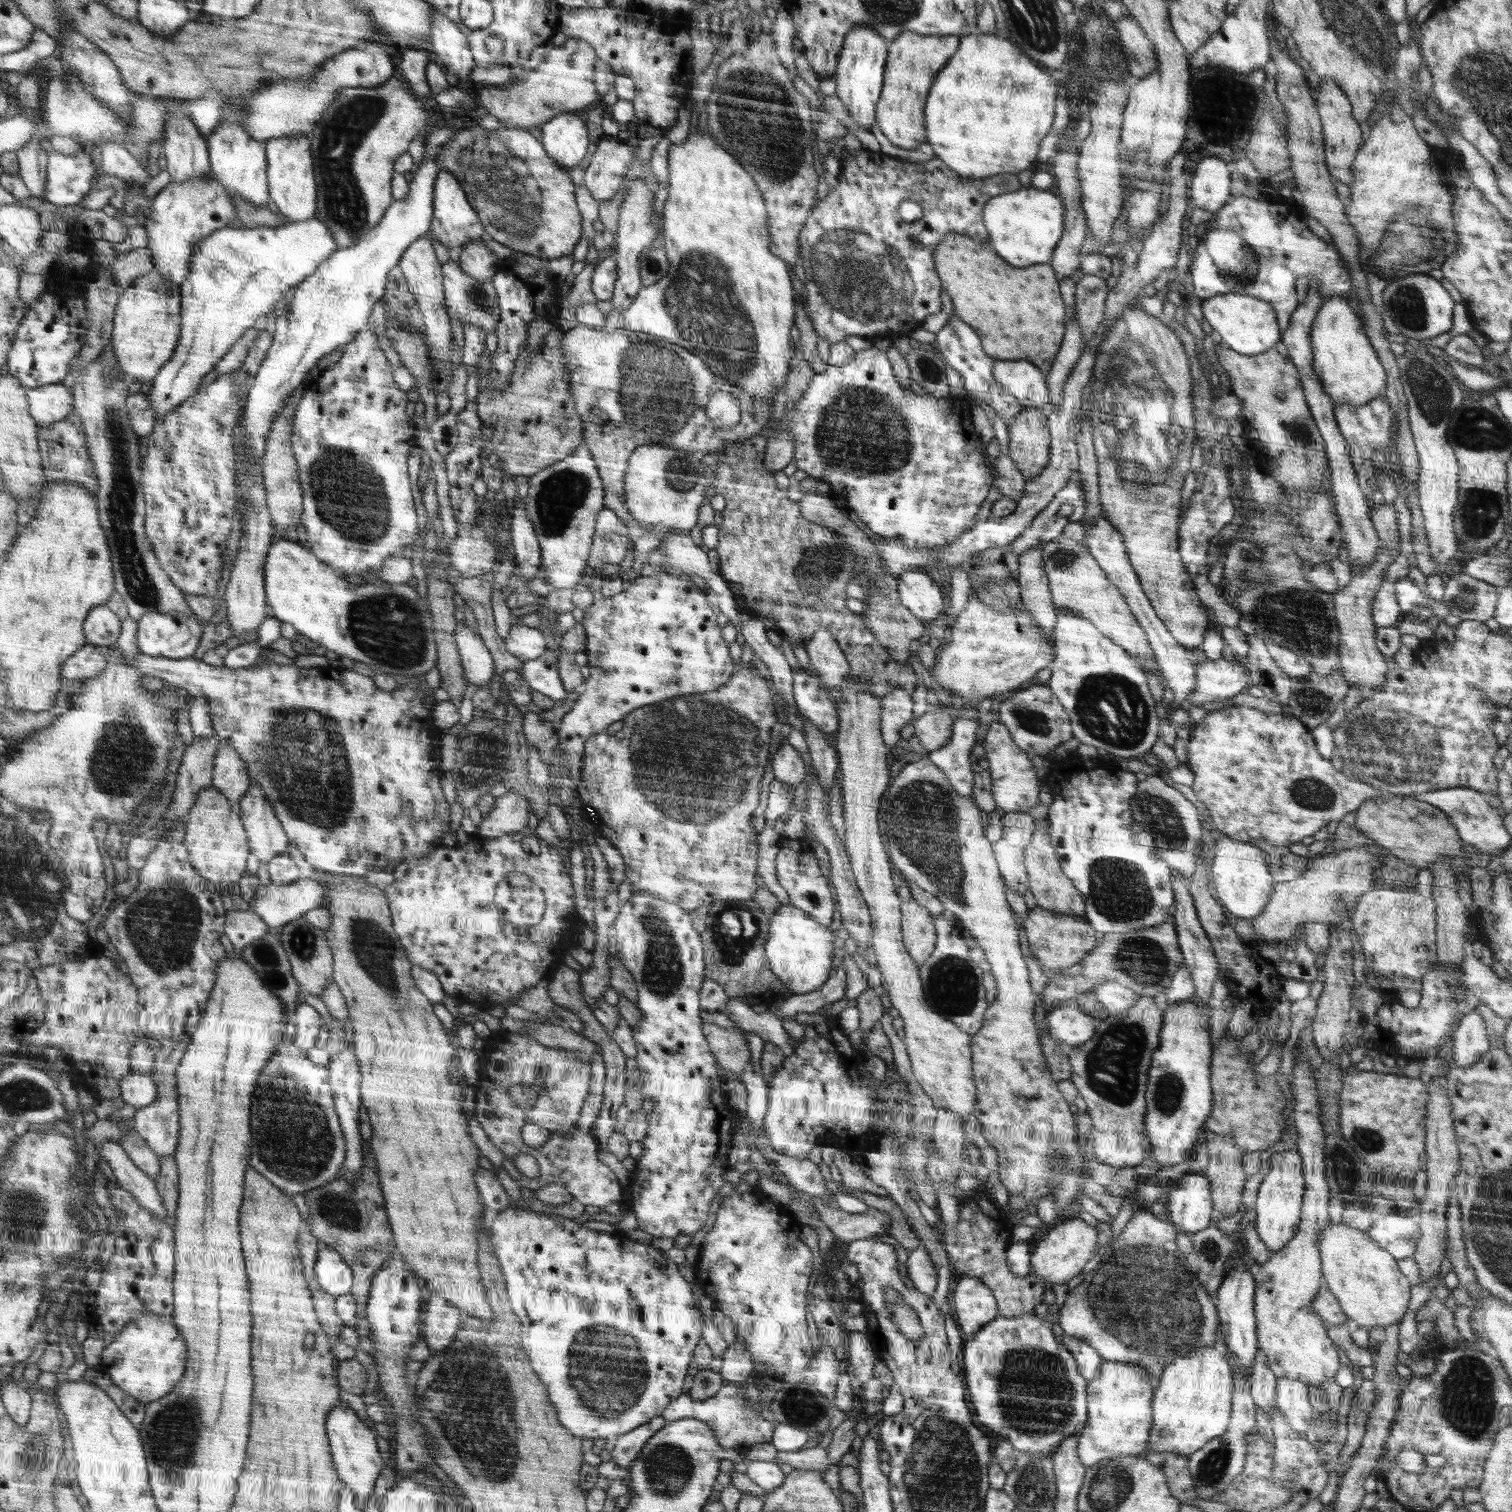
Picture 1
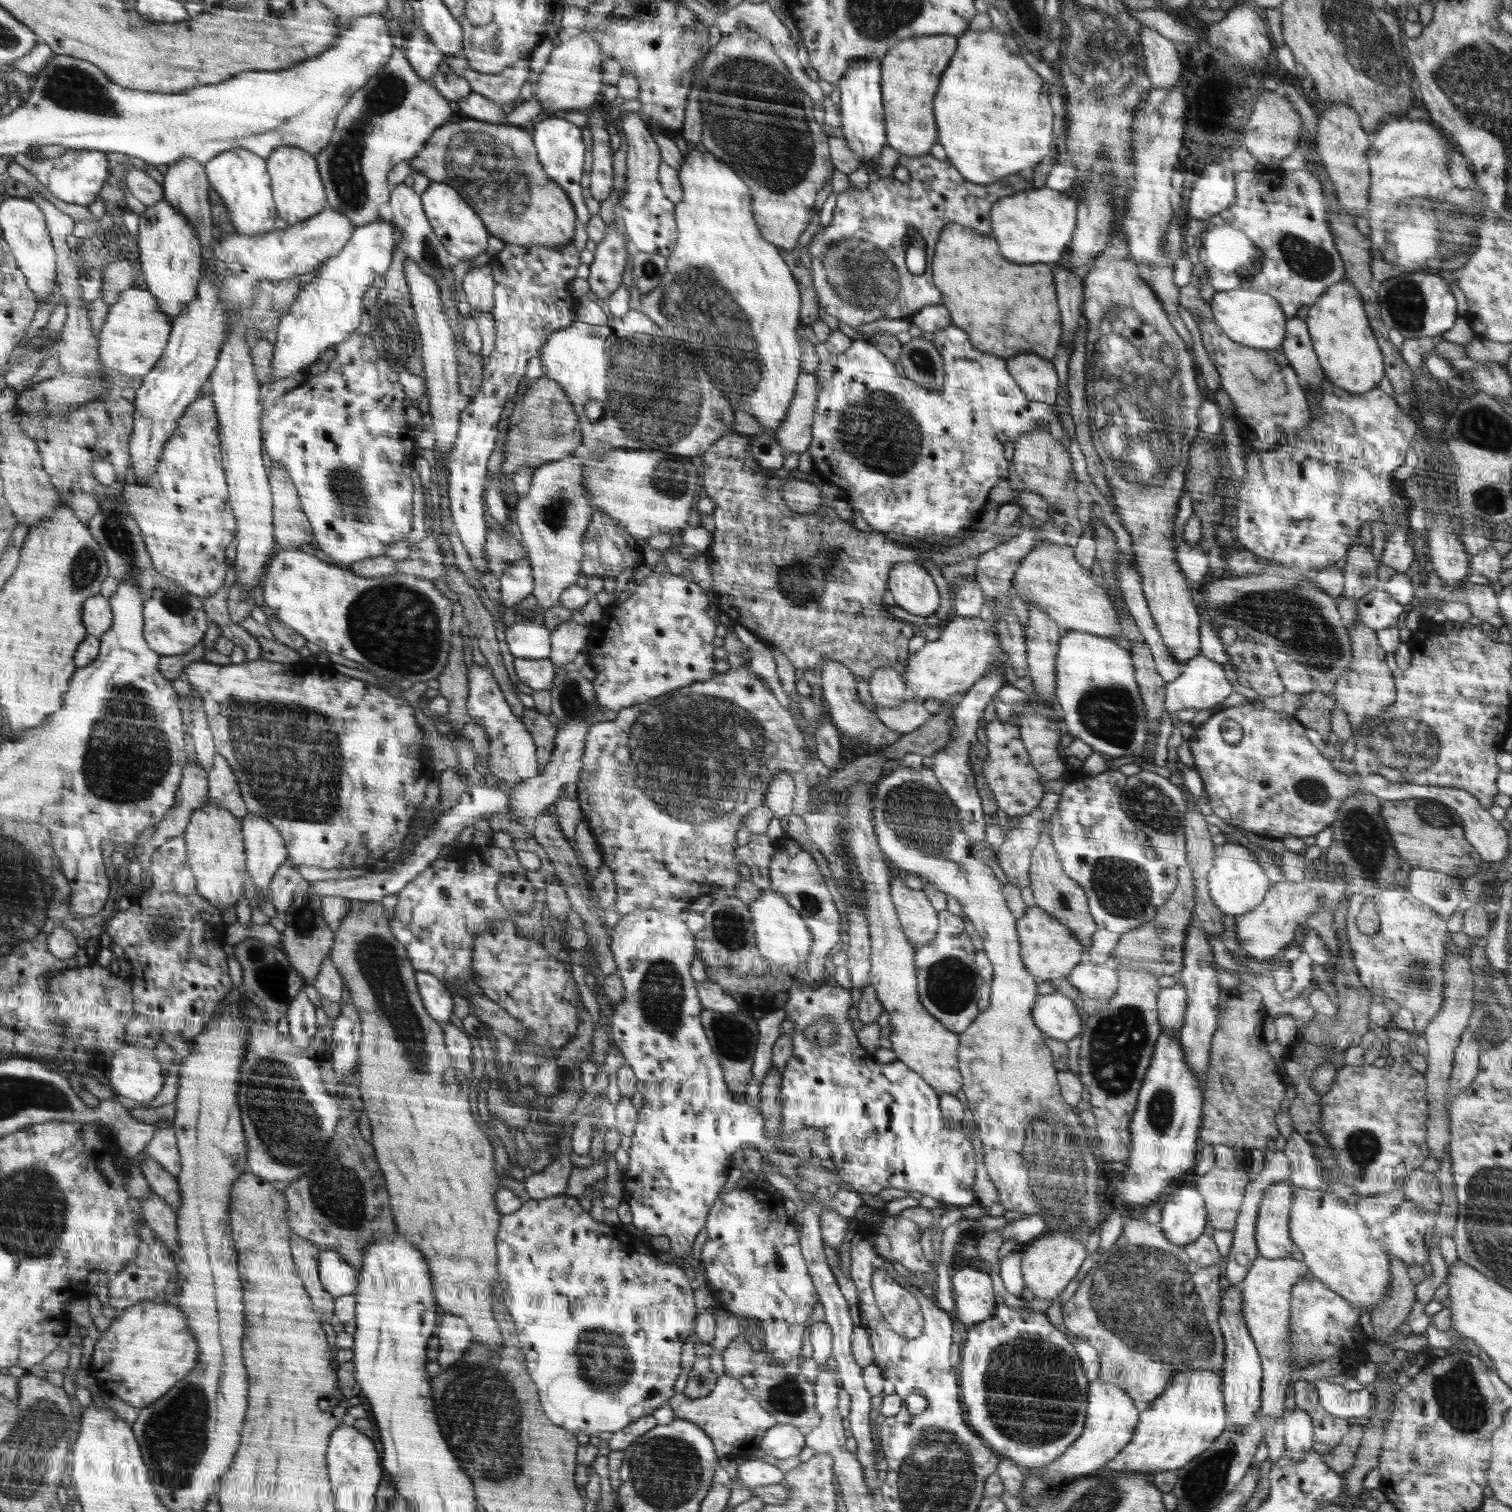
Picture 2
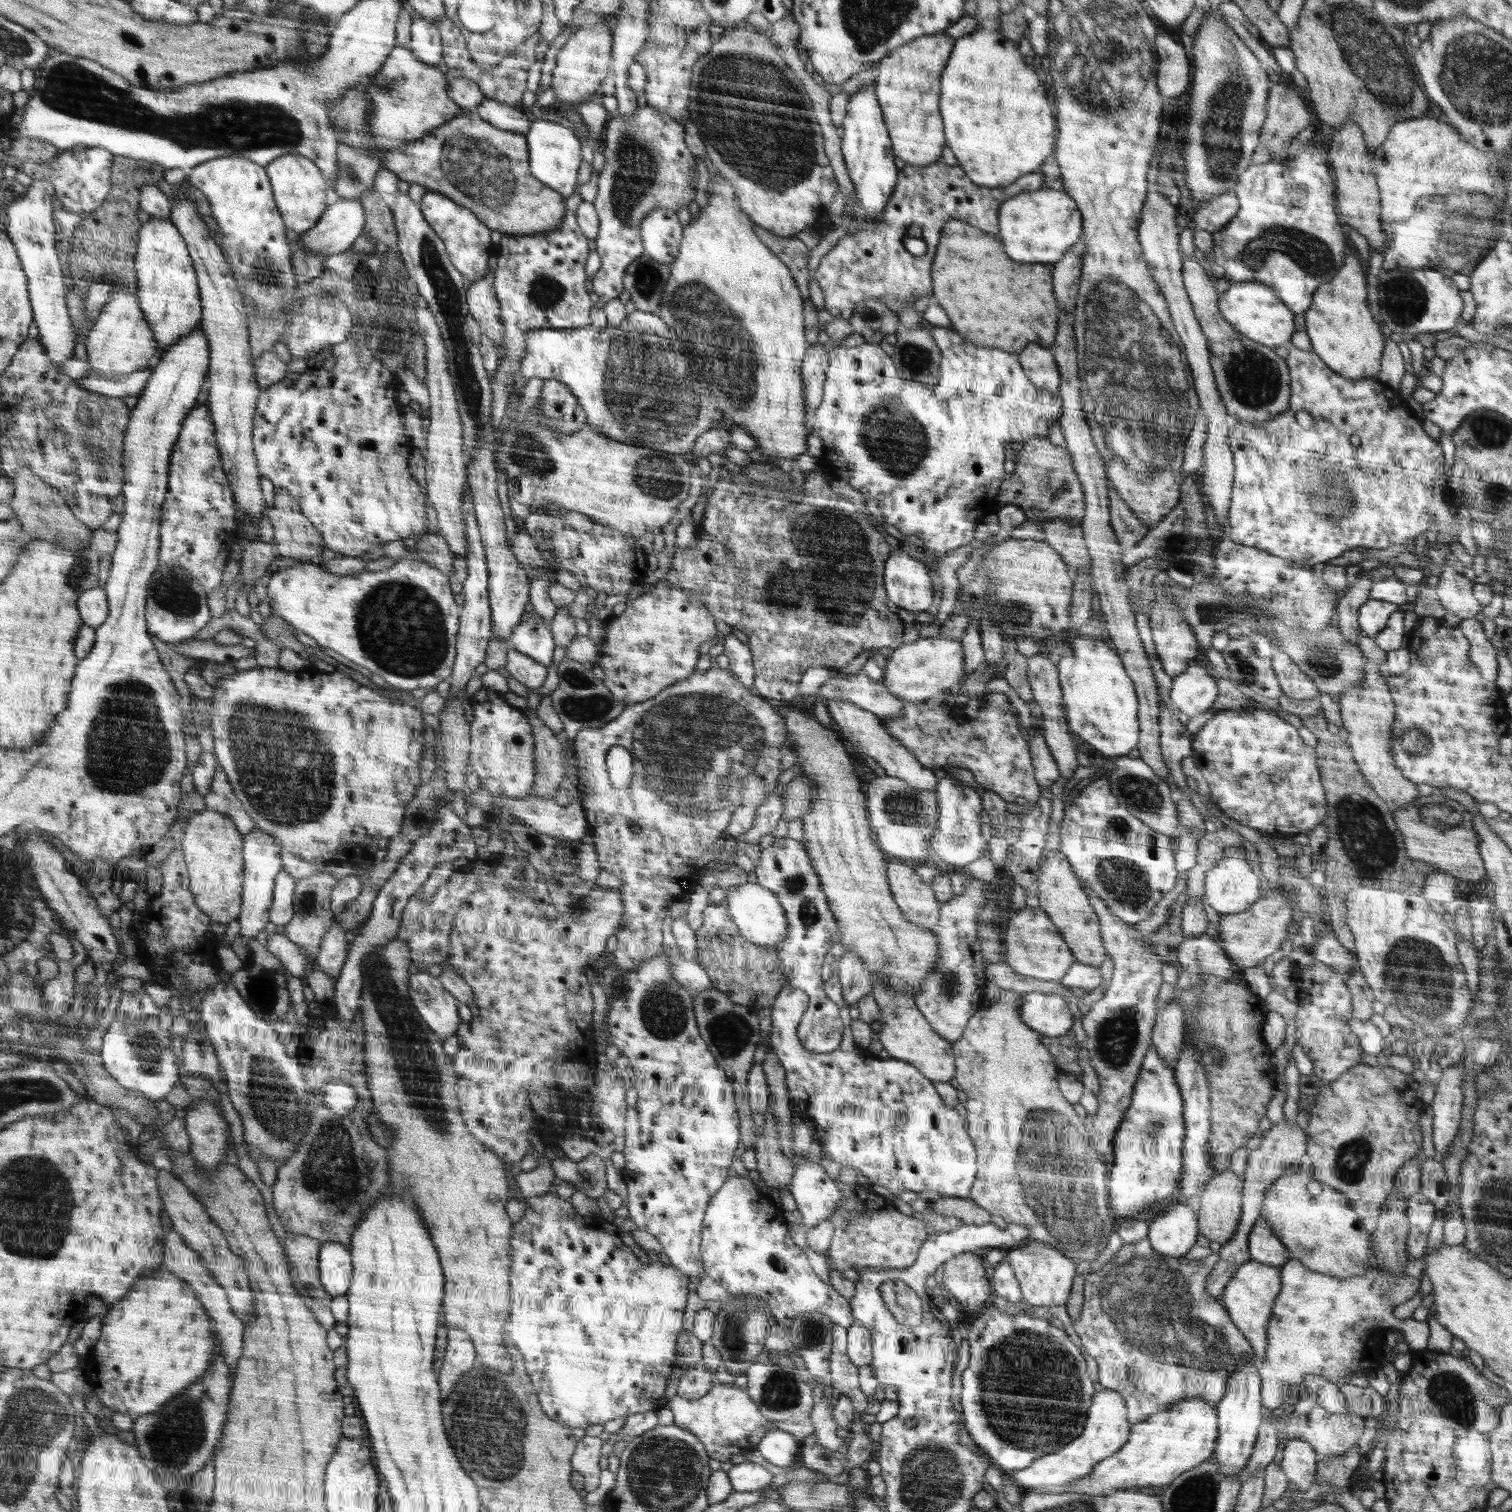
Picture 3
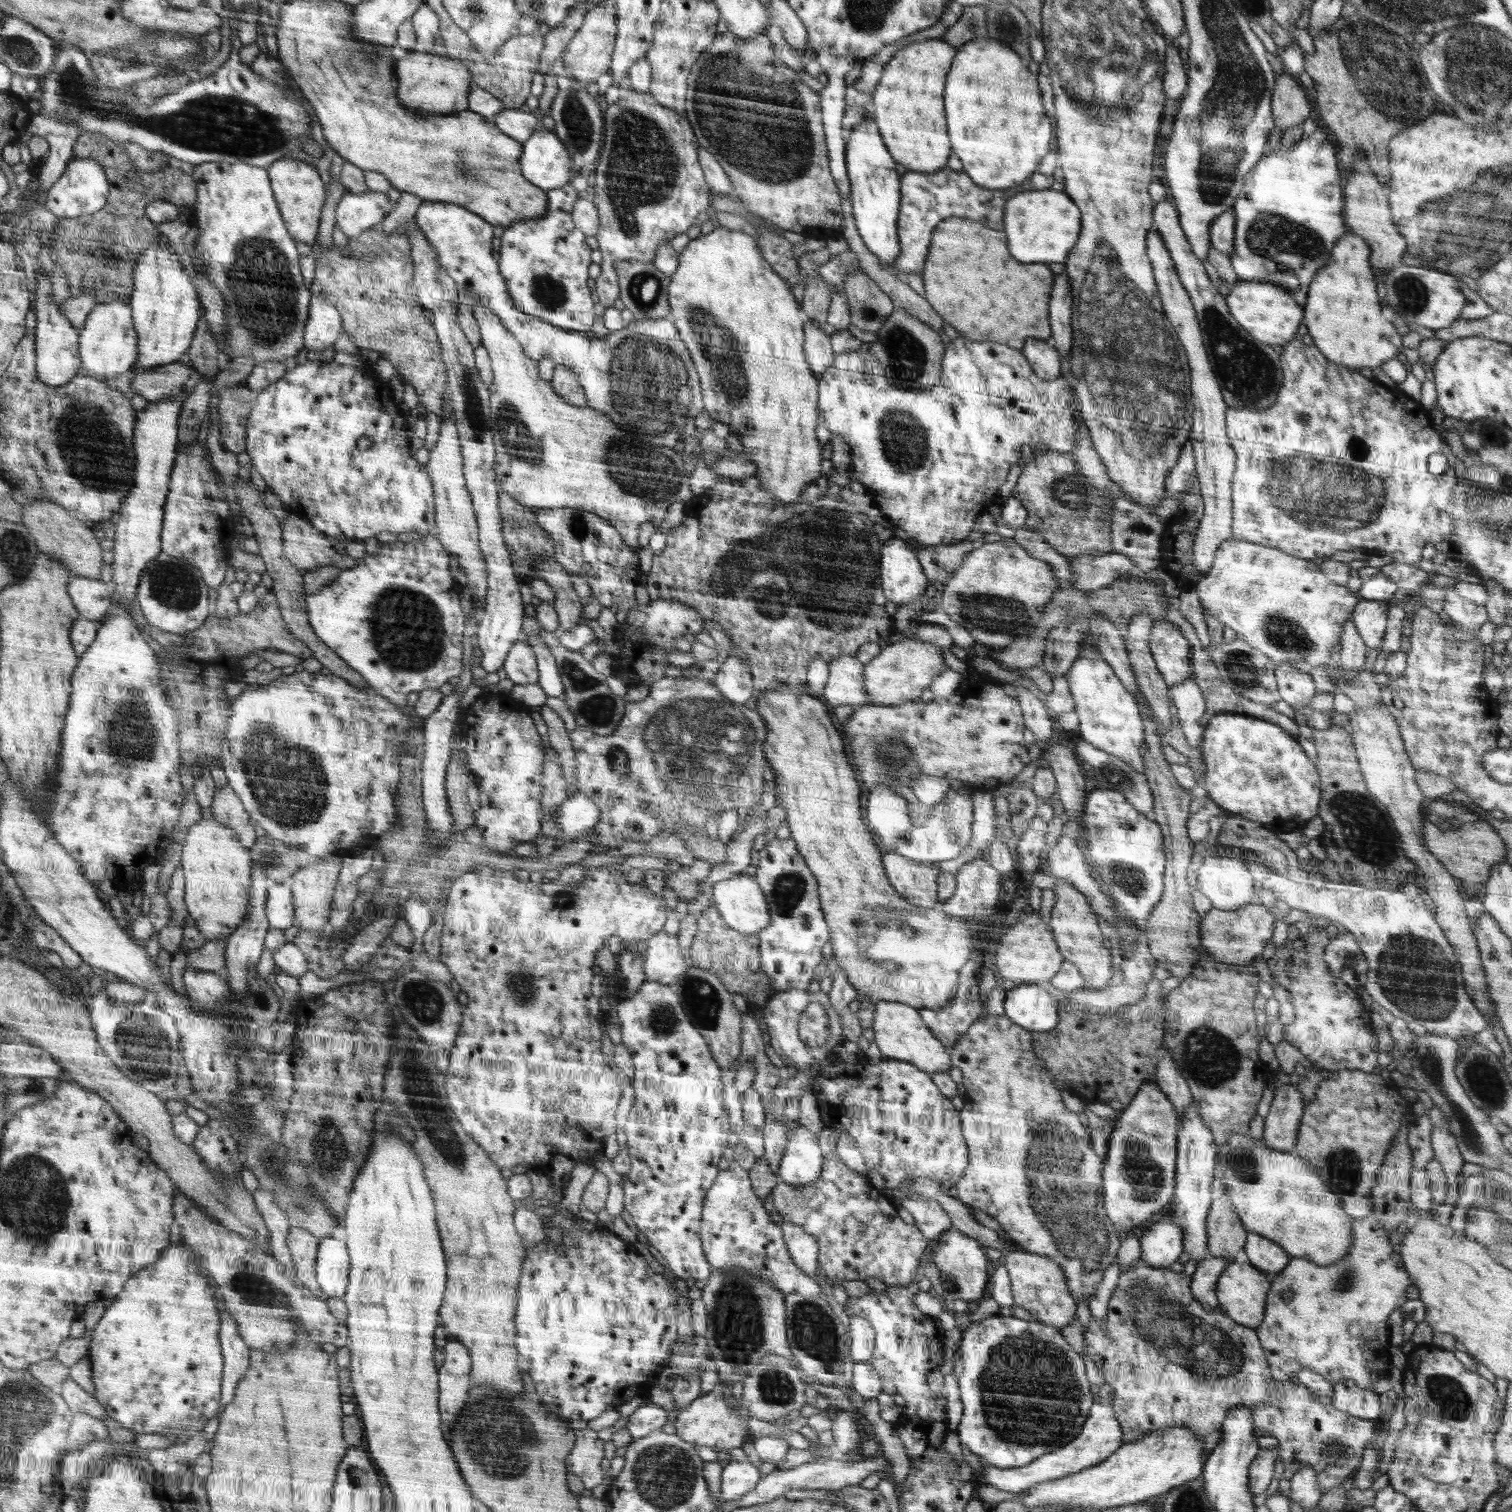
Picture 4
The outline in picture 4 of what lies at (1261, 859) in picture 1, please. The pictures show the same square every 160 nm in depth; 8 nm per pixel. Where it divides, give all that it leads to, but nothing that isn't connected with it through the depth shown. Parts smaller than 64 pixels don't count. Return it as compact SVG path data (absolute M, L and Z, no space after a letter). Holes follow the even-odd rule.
M1223 852L1217 856L1207 855L1197 873L1198 889L1206 898L1210 899L1213 908L1236 911L1253 903L1256 899L1254 893L1255 873L1251 871L1248 863L1242 861L1236 854Z

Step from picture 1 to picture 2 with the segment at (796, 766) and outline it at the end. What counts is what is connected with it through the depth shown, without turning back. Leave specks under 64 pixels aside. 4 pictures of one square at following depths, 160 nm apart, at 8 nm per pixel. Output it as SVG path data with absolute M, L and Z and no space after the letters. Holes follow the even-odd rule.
M780 772L772 780L771 788L768 789L767 800L764 805L772 809L776 819L789 816L797 809L797 797L795 795L795 780L790 778L790 774Z

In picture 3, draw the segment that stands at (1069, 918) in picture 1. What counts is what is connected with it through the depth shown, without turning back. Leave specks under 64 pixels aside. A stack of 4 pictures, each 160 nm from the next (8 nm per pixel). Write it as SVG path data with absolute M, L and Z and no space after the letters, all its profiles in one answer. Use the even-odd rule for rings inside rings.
M1024 908L1014 913L1008 923L1002 944L1002 960L1019 975L1038 980L1059 981L1075 961L1070 947L1064 942L1058 926L1039 908Z

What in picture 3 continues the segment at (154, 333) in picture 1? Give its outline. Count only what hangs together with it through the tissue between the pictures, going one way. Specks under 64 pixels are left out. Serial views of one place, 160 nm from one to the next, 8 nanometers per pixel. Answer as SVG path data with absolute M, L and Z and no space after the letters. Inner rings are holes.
M130 290L121 291L115 293L112 298L89 333L87 353L94 368L110 376L128 375L149 366L148 362L157 353L156 336L140 308L139 298L135 293Z

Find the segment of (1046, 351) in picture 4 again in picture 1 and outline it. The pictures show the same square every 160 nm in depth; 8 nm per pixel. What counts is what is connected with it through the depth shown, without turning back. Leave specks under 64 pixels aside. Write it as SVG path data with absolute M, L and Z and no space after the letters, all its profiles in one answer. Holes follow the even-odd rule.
M996 360L994 377L1023 407L1041 408L1051 402L1046 374L1038 365L1024 360Z

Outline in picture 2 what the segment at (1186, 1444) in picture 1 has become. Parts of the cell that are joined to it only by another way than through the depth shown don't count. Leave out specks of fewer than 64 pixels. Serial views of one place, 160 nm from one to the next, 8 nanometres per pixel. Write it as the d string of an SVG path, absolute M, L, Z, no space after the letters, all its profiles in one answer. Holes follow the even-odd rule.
M1192 1369L1172 1376L1170 1386L1151 1402L1150 1408L1140 1413L1140 1418L1131 1441L1103 1467L1106 1471L1133 1472L1153 1475L1154 1472L1176 1471L1188 1464L1220 1436L1228 1426L1221 1388L1221 1374L1208 1372L1208 1369Z

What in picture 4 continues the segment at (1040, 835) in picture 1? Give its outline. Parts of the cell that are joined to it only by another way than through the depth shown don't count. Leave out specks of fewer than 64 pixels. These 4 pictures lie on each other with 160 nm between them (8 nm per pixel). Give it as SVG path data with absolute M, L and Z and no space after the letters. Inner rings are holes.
M1058 879L1052 888L1056 902L1052 908L1050 926L1054 932L1059 951L1066 961L1075 964L1083 976L1086 989L1104 989L1113 976L1112 955L1104 947L1104 936L1098 927L1096 915L1092 913L1089 901L1068 881Z

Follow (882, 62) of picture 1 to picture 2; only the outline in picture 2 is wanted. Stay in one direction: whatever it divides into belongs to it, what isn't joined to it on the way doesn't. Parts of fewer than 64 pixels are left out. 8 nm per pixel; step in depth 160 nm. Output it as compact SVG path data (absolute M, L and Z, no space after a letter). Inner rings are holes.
M868 57L857 60L853 67L844 71L844 78L836 85L839 89L839 113L842 126L839 134L847 140L848 146L861 158L861 166L867 162L874 162L886 142L884 114L882 114L882 86L881 86L881 59Z

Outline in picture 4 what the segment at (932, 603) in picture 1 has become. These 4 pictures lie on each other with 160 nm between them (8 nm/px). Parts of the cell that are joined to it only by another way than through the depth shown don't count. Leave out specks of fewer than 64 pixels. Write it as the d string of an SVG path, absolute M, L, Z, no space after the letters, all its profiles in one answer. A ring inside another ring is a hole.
M886 540L883 546L883 587L894 604L916 602L926 590L926 576L918 558L904 540Z

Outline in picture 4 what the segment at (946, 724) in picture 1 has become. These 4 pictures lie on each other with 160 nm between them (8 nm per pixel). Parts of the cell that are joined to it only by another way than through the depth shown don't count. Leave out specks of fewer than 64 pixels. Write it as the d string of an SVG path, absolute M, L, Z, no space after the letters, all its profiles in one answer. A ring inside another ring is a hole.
M837 656L828 662L829 677L823 693L825 702L837 707L849 704L858 709L869 704L864 684L865 666L856 657Z

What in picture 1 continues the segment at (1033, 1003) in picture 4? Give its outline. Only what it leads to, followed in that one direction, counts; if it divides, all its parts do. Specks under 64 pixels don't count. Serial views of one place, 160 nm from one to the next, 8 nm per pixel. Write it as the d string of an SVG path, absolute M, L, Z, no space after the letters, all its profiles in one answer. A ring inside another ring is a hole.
M1070 999L1048 1012L1044 1024L1056 1040L1068 1048L1074 1048L1092 1039L1099 1021L1085 1013L1076 999Z

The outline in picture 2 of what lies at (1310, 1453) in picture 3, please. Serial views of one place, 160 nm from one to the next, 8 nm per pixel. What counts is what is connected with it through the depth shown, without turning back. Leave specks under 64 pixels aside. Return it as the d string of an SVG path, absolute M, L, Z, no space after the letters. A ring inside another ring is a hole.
M1285 1407L1281 1420L1285 1428L1285 1448L1289 1459L1299 1461L1306 1458L1315 1443L1310 1416L1301 1408L1286 1409Z

